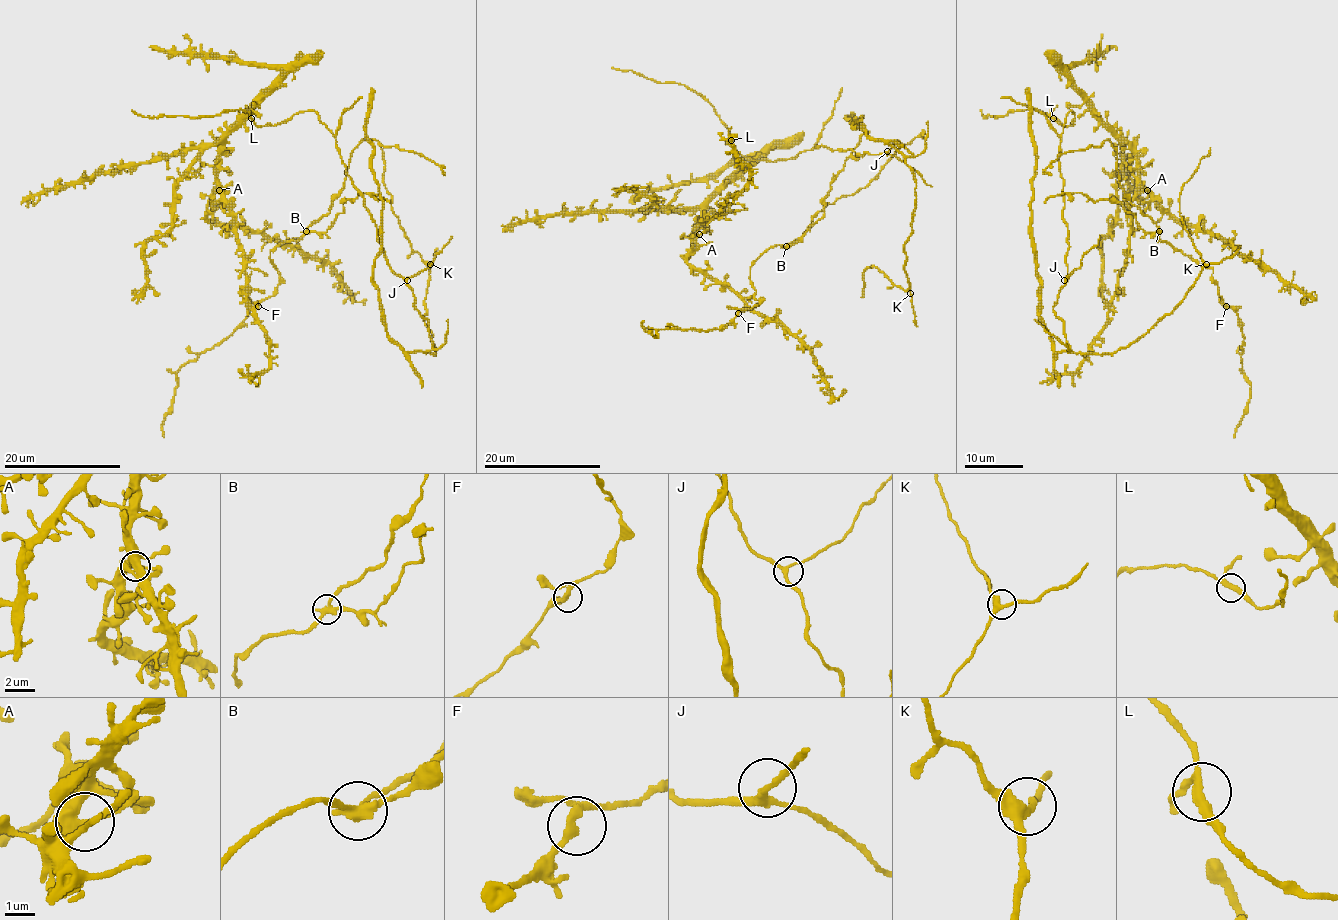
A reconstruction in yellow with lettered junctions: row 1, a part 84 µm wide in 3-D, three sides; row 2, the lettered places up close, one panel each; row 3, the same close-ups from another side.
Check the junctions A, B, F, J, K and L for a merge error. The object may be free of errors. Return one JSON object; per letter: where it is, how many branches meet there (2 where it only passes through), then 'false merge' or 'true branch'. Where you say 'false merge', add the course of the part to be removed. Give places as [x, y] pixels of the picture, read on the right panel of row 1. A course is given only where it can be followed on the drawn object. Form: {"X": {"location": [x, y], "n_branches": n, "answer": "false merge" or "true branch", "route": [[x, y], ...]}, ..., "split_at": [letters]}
{"A": {"location": [1147, 190], "n_branches": 3, "answer": "true branch"}, "B": {"location": [1159, 231], "n_branches": 3, "answer": "false merge", "route": [[1159, 232], [1144, 232], [1136, 217], [1120, 203], [1094, 201], [1080, 193], [1051, 195], [1044, 203]]}, "F": {"location": [1226, 306], "n_branches": 3, "answer": "true branch"}, "J": {"location": [1064, 280], "n_branches": 3, "answer": "true branch"}, "K": {"location": [1206, 264], "n_branches": 3, "answer": "true branch"}, "L": {"location": [1053, 118], "n_branches": 3, "answer": "true branch"}, "split_at": ["B"]}

